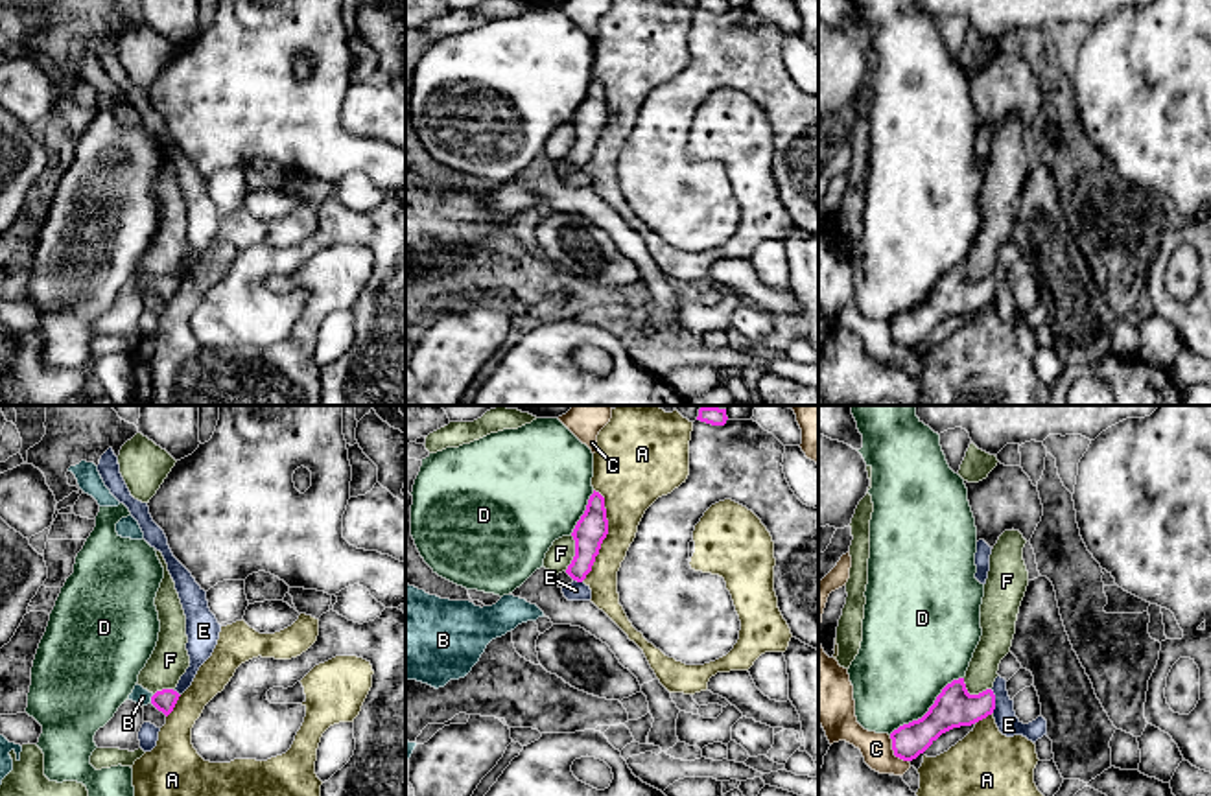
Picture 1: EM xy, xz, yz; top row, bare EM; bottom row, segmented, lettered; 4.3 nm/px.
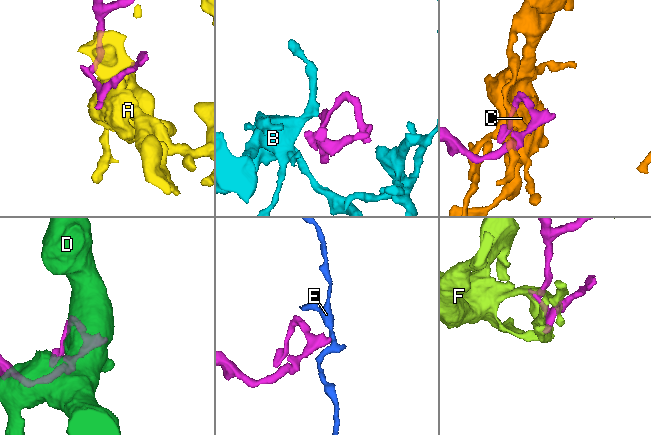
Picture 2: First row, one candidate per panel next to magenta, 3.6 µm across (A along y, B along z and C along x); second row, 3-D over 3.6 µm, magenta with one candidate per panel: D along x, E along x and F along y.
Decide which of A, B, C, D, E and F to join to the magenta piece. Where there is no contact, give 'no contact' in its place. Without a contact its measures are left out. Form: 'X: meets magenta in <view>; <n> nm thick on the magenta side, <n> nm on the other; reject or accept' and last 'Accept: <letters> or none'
A: meets magenta in xz; 140 nm thick on the magenta side, 280 nm on the other; reject
B: meets magenta in xy; 100 nm thick on the magenta side, 80 nm on the other; accept
C: meets magenta in yz; 150 nm thick on the magenta side, 140 nm on the other; reject
D: meets magenta in yz; 170 nm thick on the magenta side, 420 nm on the other; reject
E: meets magenta in yz; 170 nm thick on the magenta side, 100 nm on the other; reject
F: meets magenta in yz; 170 nm thick on the magenta side, 140 nm on the other; reject
Accept: B

